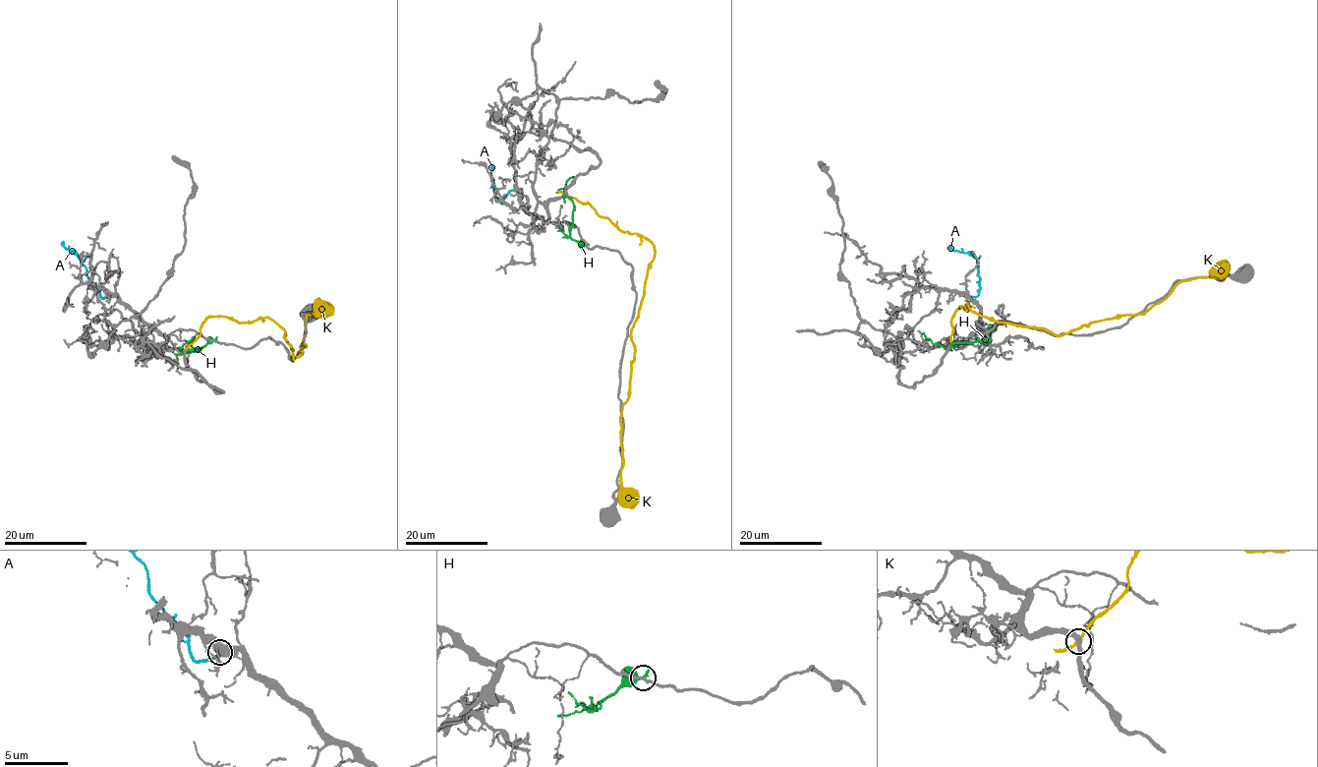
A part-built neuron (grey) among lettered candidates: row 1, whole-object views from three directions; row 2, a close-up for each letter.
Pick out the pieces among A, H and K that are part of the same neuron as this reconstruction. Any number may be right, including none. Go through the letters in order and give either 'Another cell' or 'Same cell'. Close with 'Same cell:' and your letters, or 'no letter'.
A: Same cell
H: Another cell
K: Another cell
Same cell: A

